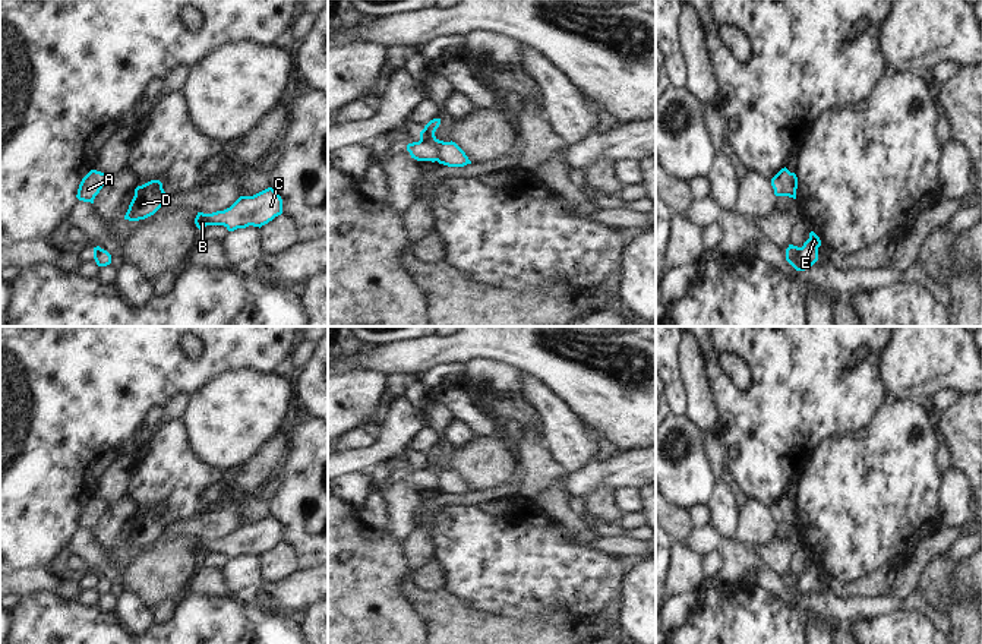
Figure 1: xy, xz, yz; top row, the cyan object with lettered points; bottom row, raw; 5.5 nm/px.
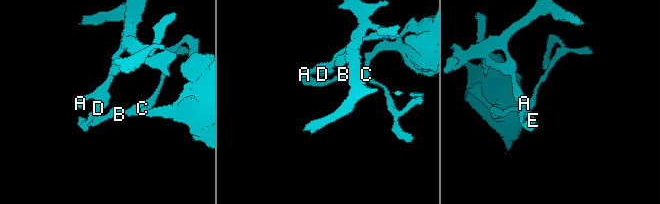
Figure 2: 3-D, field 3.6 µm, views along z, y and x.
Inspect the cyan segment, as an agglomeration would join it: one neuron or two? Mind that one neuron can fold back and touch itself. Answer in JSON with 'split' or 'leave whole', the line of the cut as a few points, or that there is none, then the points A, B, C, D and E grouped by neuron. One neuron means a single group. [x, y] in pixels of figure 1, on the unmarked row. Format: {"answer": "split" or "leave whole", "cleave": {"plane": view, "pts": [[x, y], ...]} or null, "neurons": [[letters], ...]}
{"answer": "split", "cleave": {"plane": "xz", "pts": [[420, 467], [435, 474], [438, 488]]}, "neurons": [["A", "D", "E"], ["B", "C"]]}

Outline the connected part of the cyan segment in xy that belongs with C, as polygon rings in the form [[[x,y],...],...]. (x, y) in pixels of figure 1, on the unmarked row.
[[[268,515],[253,524],[240,524],[224,539],[198,540],[195,552],[199,558],[206,553],[224,553],[228,559],[249,553],[261,556],[281,542],[282,527],[272,515]]]

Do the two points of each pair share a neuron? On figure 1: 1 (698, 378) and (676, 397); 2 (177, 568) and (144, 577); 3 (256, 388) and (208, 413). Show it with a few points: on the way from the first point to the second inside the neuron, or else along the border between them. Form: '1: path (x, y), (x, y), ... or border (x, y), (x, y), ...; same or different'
1: border (678, 356), (685, 391), (685, 414); different
2: path (169, 568), (152, 575); same
3: path (245, 400), (231, 413), (220, 413); same

